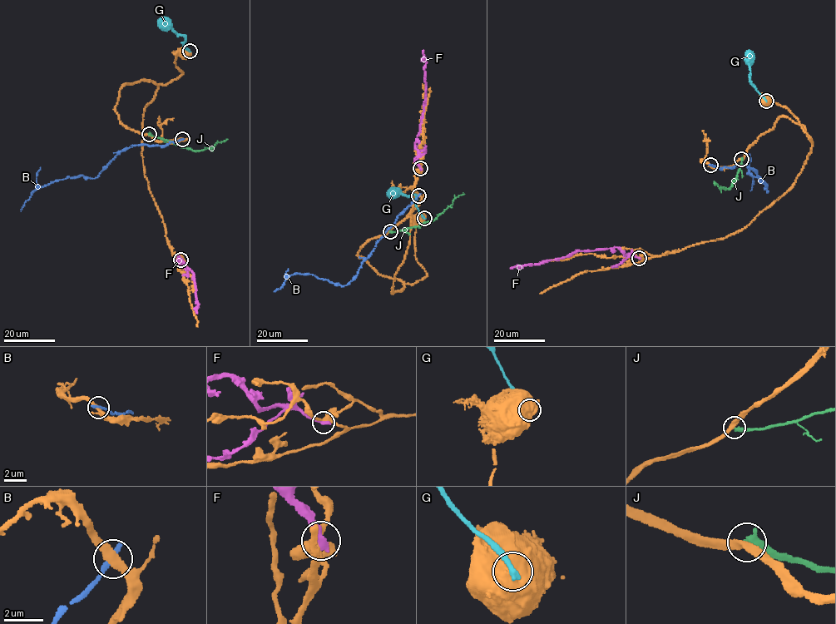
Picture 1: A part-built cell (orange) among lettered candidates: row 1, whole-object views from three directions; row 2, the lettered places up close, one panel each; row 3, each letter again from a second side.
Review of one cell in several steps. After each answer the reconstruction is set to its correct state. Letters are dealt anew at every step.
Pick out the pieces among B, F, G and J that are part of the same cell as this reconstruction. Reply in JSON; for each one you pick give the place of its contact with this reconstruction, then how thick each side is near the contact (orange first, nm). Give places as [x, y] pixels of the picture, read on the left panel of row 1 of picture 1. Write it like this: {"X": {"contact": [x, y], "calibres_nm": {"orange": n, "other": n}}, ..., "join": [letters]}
{"join": []}

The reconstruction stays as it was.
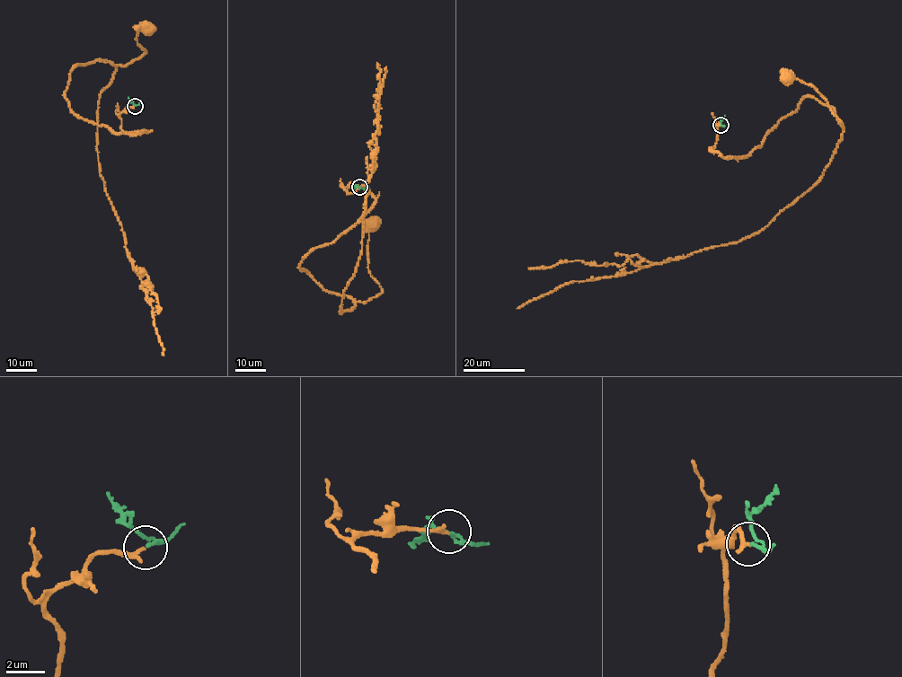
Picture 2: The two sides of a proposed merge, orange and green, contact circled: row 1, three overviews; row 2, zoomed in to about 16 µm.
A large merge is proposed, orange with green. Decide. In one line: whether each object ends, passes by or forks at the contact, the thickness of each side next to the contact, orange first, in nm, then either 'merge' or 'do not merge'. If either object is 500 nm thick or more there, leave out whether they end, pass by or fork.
orange ends there; green passes by; 220 nm thick on the orange side, 160 nm on the other; merge

